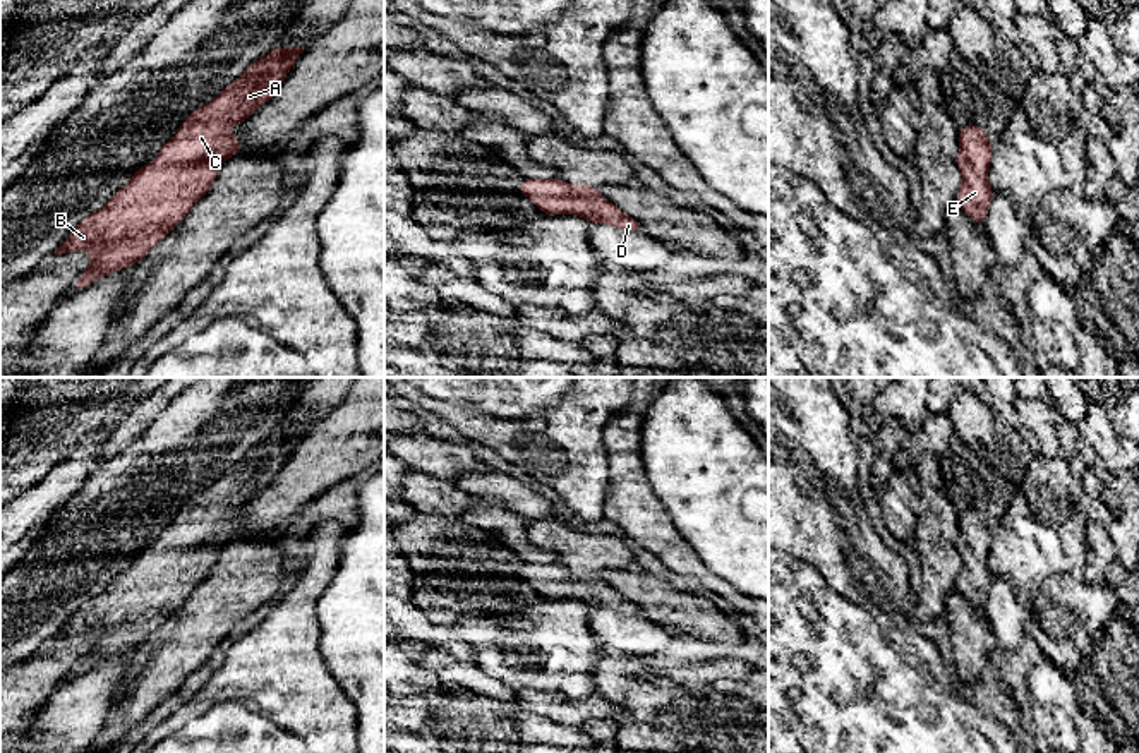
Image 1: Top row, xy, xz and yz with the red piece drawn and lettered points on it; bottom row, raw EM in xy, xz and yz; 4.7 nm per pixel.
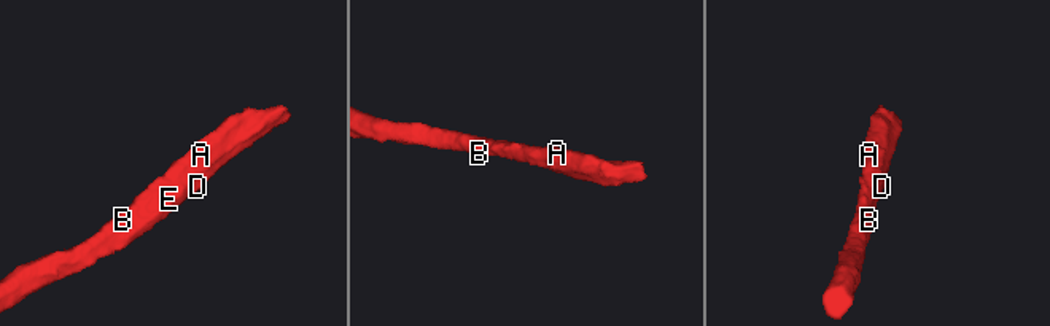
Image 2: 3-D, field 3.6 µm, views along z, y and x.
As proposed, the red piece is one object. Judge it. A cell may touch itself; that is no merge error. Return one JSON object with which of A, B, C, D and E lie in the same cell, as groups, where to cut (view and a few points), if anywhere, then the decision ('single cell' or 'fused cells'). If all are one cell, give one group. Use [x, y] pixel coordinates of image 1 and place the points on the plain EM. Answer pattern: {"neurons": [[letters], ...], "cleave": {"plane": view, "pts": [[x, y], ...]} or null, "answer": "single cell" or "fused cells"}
{"neurons": [["A", "B", "C", "D", "E"]], "cleave": null, "answer": "single cell"}

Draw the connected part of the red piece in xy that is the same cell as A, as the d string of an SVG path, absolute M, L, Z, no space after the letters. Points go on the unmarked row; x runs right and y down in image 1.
M273 432L268 439L252 446L238 463L228 468L208 489L192 496L175 520L160 533L158 540L141 551L130 566L94 597L89 597L55 635L55 640L84 635L93 645L81 657L77 672L84 672L106 659L134 650L158 630L206 580L218 561L218 551L238 539L242 527L228 515L245 506L259 491L268 487L286 458L293 453L302 432Z

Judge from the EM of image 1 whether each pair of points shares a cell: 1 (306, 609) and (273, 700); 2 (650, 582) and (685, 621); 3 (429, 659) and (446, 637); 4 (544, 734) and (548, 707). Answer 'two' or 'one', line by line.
1: one
2: one
3: two
4: two

